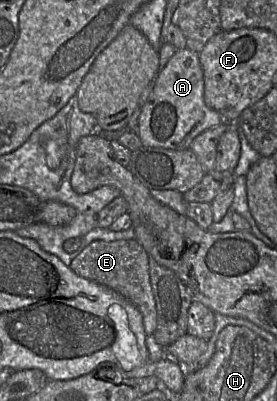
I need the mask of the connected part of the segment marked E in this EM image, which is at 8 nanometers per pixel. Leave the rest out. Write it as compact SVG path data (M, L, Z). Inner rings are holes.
M136 239L93 241L72 260L69 267L77 275L107 286L129 300L142 314L146 335L154 335L157 311L150 283L149 255Z

